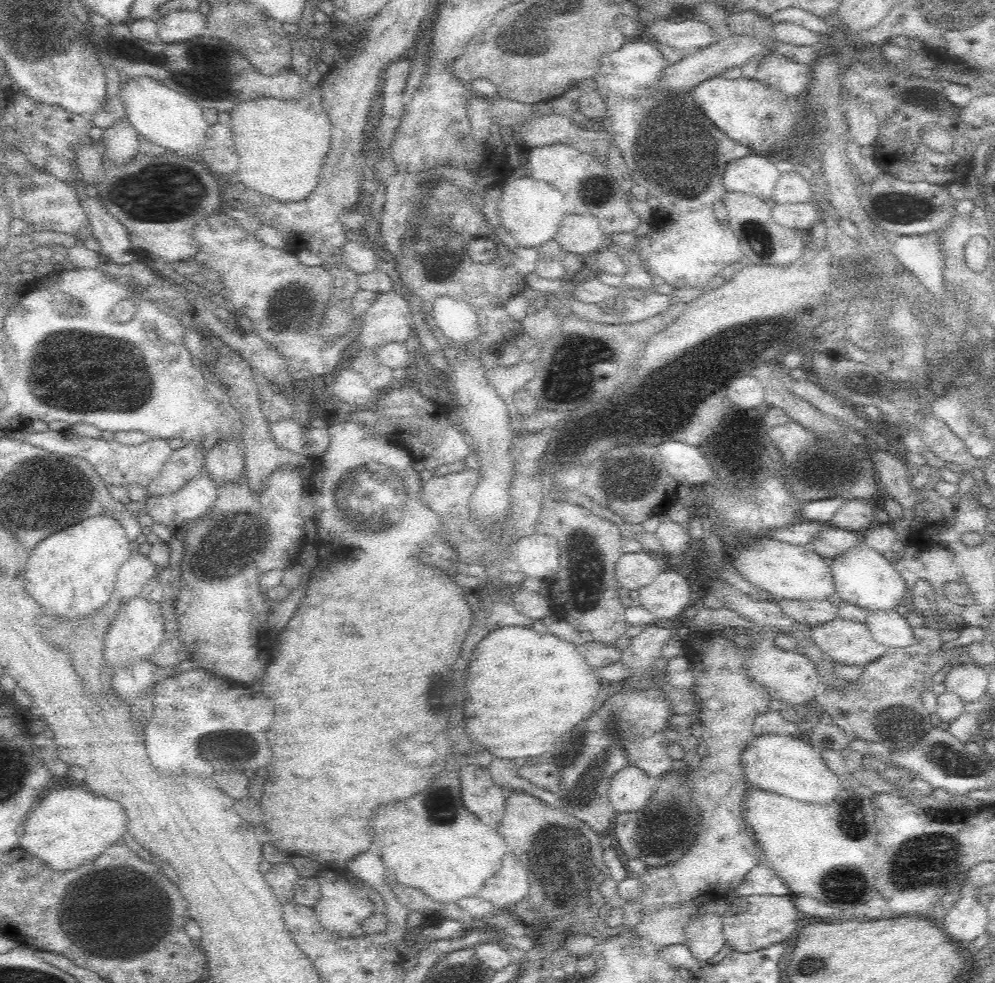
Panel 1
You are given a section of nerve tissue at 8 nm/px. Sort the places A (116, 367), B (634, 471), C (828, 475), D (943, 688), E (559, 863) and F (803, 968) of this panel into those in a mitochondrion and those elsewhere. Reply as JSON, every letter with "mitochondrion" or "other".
{"A":"mitochondrion","B":"mitochondrion","C":"mitochondrion","D":"other","E":"mitochondrion","F":"other"}

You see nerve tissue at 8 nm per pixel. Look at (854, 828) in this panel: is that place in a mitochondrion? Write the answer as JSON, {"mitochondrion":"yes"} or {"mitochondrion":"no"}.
{"mitochondrion":"yes"}

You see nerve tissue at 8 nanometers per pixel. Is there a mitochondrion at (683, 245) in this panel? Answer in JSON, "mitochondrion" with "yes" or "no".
{"mitochondrion":"no"}

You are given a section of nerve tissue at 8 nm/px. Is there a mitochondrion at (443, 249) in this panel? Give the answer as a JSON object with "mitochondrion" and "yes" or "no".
{"mitochondrion":"yes"}

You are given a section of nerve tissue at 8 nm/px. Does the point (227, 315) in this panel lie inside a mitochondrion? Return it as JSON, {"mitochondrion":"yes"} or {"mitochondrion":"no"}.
{"mitochondrion":"no"}

